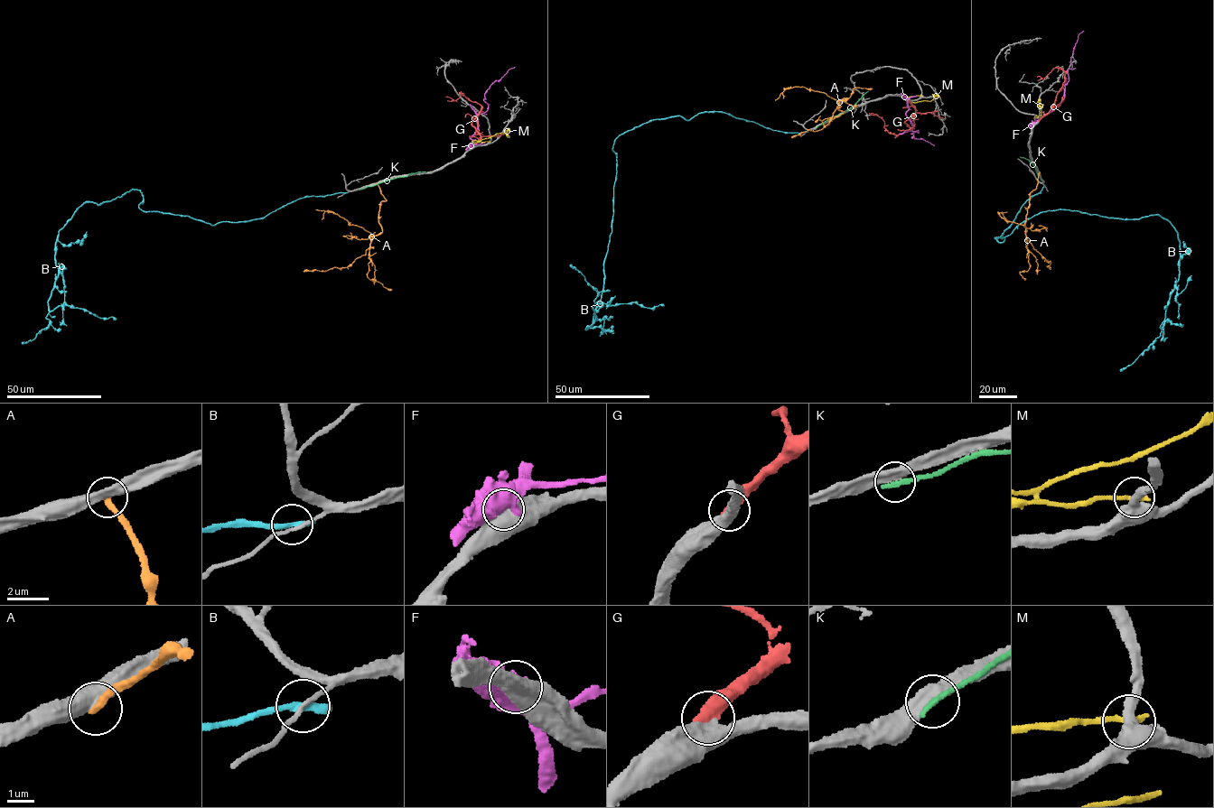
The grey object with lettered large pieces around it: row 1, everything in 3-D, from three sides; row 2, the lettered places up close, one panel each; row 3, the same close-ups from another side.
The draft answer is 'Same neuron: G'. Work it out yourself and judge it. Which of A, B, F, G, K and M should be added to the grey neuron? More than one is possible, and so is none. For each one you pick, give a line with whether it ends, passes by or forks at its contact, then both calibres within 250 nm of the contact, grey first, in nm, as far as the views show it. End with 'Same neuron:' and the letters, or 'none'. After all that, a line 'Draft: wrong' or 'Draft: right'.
G: It ends there. Thickness 480 nm (grey) against 480 nm
Same neuron: G
Draft: right

